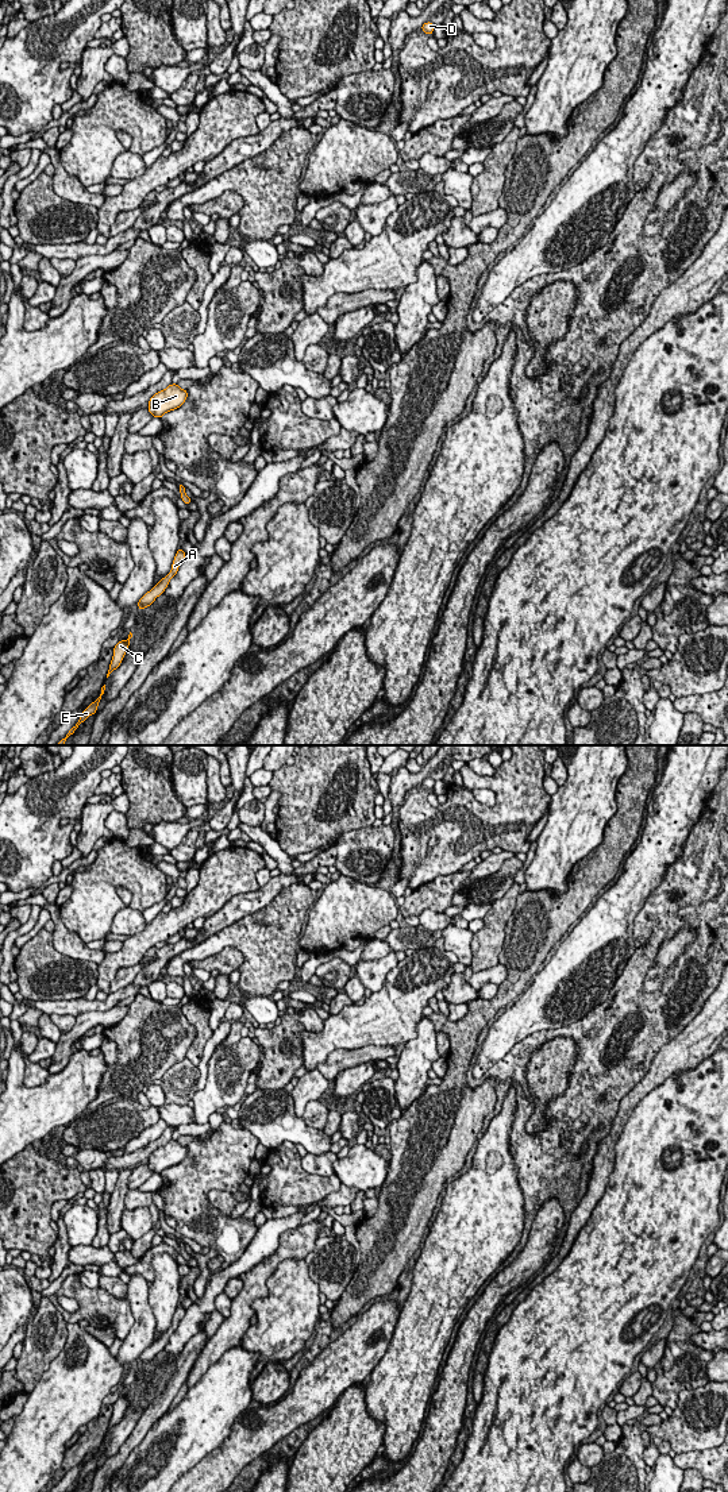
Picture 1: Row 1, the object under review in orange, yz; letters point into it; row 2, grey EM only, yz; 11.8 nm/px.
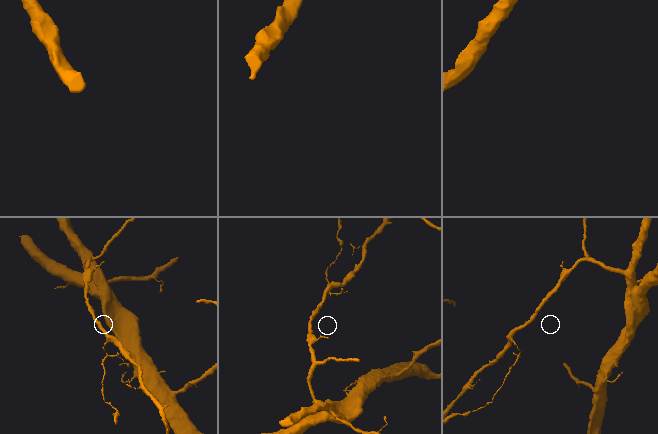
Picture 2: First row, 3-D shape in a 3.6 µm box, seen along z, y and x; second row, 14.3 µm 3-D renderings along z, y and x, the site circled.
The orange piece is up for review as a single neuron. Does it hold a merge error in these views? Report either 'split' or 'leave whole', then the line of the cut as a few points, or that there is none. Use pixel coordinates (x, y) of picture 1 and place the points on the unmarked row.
split; cut yz (181, 1241), (184, 1245)

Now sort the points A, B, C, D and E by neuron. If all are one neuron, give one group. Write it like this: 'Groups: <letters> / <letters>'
Groups: A C E / B D

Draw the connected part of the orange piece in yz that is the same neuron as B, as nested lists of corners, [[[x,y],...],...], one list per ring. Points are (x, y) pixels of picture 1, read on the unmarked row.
[[[177,1140],[169,1141],[165,1146],[155,1149],[149,1157],[149,1169],[159,1175],[165,1169],[180,1164],[188,1153],[188,1146],[181,1145]]]

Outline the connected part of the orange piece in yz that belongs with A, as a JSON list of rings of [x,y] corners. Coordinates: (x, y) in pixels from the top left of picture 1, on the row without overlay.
[[[178,1304],[170,1329],[165,1334],[162,1334],[157,1341],[154,1341],[154,1343],[138,1357],[139,1366],[145,1366],[147,1362],[153,1361],[155,1354],[165,1348],[165,1345],[169,1342],[170,1335],[177,1330],[178,1323],[185,1316],[185,1312],[186,1310],[181,1304]]]

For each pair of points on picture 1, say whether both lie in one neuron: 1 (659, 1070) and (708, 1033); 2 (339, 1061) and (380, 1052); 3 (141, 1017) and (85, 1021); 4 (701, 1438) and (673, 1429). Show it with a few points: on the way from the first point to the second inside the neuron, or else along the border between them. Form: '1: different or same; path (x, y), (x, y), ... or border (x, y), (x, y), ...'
1: same; path (671, 1057), (682, 1053), (696, 1043)
2: same; path (349, 1059), (370, 1052)
3: different; border (127, 1005), (127, 1013), (110, 1026)
4: same; path (694, 1431), (680, 1429)

